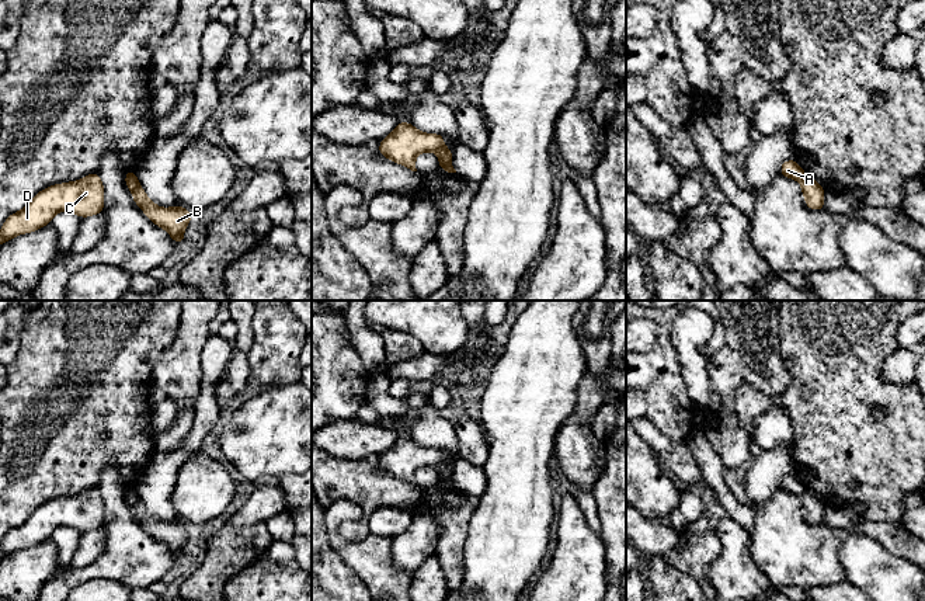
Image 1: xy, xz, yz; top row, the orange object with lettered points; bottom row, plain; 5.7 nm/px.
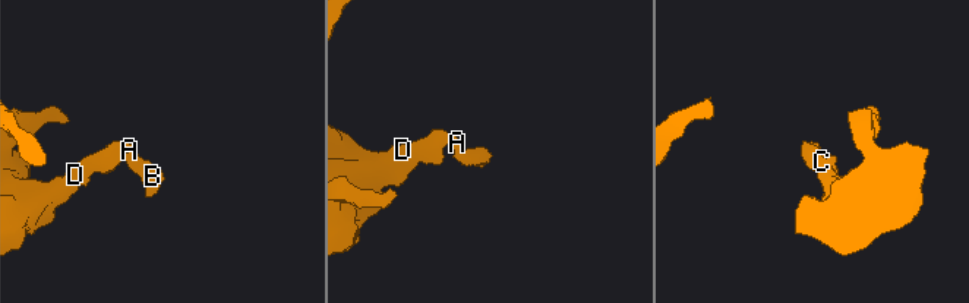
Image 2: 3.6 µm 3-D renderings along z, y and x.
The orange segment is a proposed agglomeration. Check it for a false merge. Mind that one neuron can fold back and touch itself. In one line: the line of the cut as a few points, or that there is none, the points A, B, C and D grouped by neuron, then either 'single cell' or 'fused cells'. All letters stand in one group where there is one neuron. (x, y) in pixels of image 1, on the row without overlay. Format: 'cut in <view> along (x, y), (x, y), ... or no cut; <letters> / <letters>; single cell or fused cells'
cut in xz along (449, 476), (440, 479); A C D / B; fused cells

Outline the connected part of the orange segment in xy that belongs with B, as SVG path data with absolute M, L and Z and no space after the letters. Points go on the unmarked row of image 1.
M138 491L125 493L126 501L132 507L135 518L145 527L145 529L159 542L164 543L175 559L185 555L184 545L194 531L184 521L175 520L173 522L160 522L140 501Z

